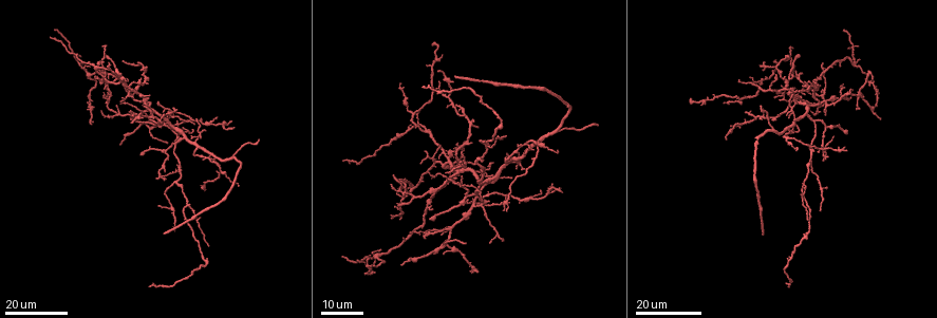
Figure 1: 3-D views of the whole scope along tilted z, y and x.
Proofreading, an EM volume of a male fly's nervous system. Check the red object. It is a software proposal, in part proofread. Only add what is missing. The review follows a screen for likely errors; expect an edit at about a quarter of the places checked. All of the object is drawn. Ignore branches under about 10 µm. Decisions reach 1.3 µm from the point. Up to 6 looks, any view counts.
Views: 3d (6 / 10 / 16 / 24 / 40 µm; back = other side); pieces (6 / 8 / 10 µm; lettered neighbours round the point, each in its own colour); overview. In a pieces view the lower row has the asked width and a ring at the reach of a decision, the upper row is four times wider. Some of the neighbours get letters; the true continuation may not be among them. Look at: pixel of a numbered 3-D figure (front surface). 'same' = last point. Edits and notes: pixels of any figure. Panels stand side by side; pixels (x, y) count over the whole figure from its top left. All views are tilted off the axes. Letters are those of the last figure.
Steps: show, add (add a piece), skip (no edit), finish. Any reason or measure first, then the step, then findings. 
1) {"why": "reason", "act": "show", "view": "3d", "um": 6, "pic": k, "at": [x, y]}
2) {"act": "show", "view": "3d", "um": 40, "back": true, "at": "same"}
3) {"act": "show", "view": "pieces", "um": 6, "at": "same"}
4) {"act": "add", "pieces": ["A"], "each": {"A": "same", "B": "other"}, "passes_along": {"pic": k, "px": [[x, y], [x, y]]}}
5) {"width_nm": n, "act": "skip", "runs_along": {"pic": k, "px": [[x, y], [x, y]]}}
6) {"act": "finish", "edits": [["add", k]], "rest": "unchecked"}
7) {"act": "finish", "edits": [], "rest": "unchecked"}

{"why": "long arm stops here", "act": "show", "view": "3d", "um": 24, "pic": 1, "at": [453, 76]}

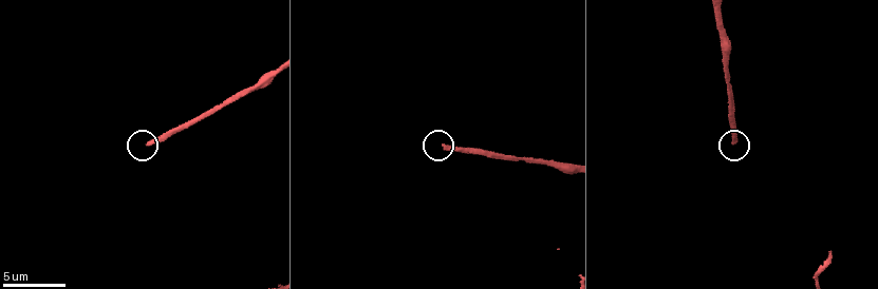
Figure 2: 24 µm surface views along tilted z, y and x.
{"act": "show", "view": "pieces", "um": 10, "pic": 2, "at": [149, 142]}

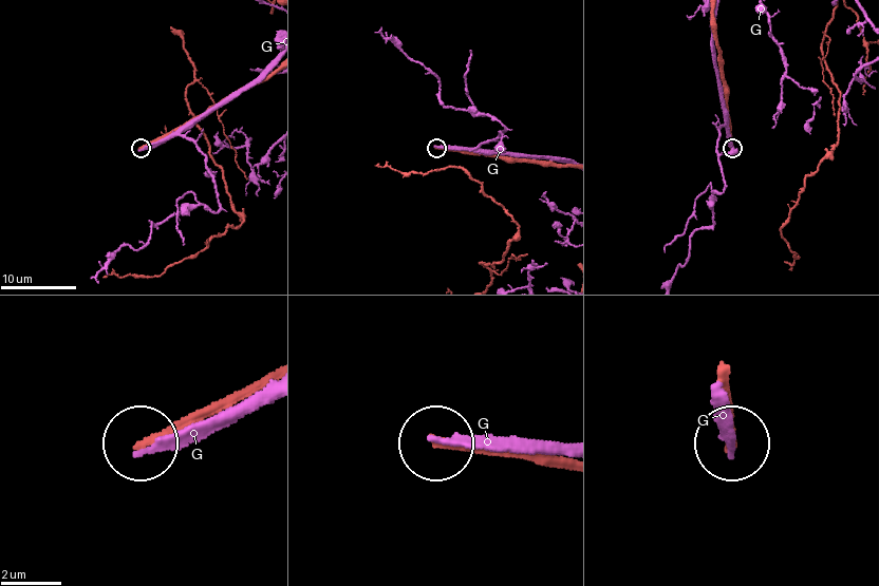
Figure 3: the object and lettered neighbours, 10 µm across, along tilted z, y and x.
{"act": "skip", "each": {"G": "other"}, "runs_along": {"pic": 3, "px": [[564, 467], [437, 446]]}, "found": "none of them fits"}

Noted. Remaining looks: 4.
{"why": "tapers out", "act": "show", "view": "3d", "um": 16, "pic": 1, "at": [146, 105]}

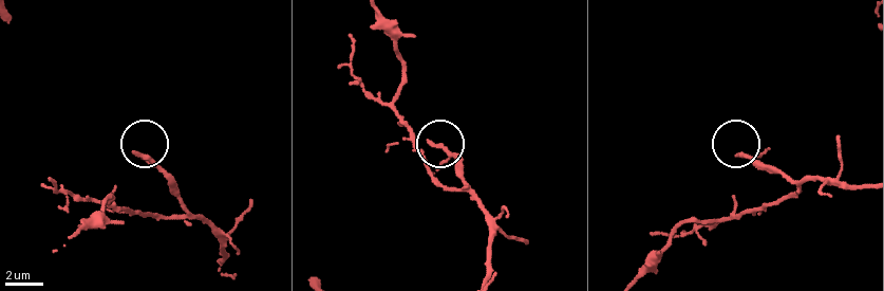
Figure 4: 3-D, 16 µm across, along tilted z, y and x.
{"act": "show", "view": "pieces", "um": 8, "pic": 4, "at": [428, 144]}

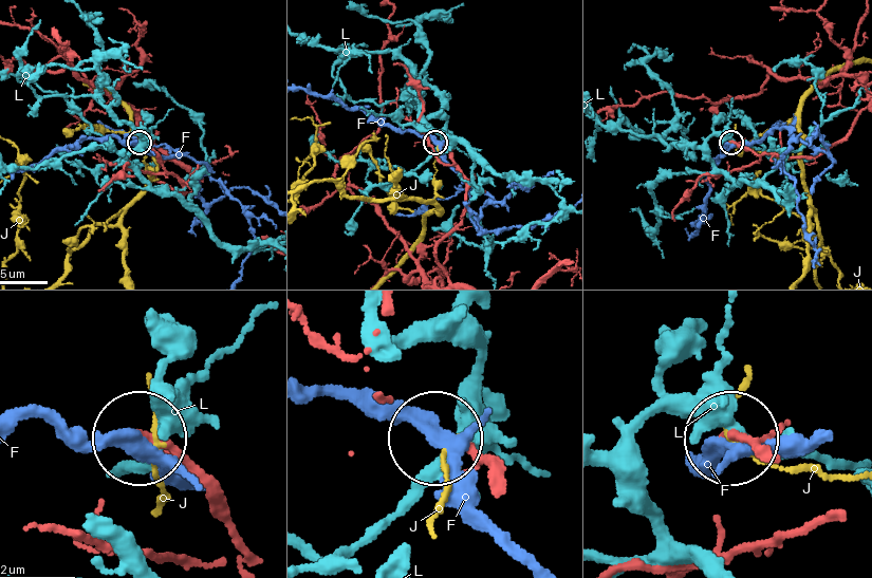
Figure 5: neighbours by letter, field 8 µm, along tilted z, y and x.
{"act": "skip", "each": {"F": "other", "J": "other", "L": "other"}, "runs_along": {"pic": 5, "px": [[490, 471], [443, 445]]}, "found": "none of them fits"}

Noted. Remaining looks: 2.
{"why": "free end", "act": "show", "view": "3d", "um": 16, "pic": 1, "at": [146, 68]}

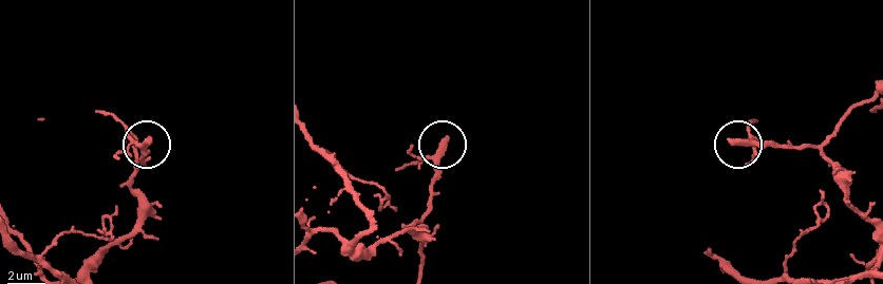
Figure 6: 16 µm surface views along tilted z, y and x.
{"why": "what lies round it", "act": "show", "view": "pieces", "um": 8, "pic": 6, "at": [447, 139]}

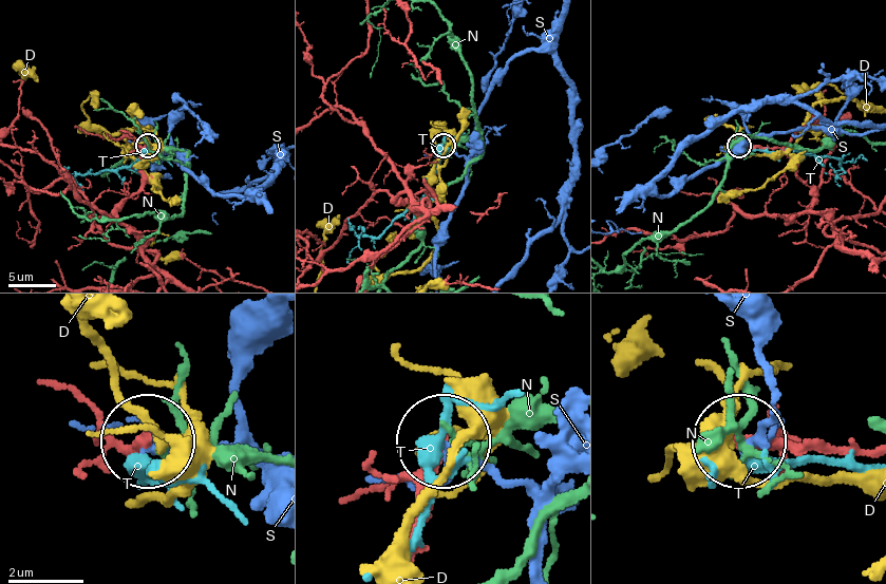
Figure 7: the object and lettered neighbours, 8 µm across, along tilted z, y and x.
{"width_nm": 290, "act": "skip", "each": {"D": "other", "N": "other", "S": "other", "T": "other"}, "runs_along": {"pic": 7, "px": [[869, 451], [737, 443]]}, "found": "no lettered piece goes on from it"}

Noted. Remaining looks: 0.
{"act": "finish", "edits": [], "rest": "unchecked"}

